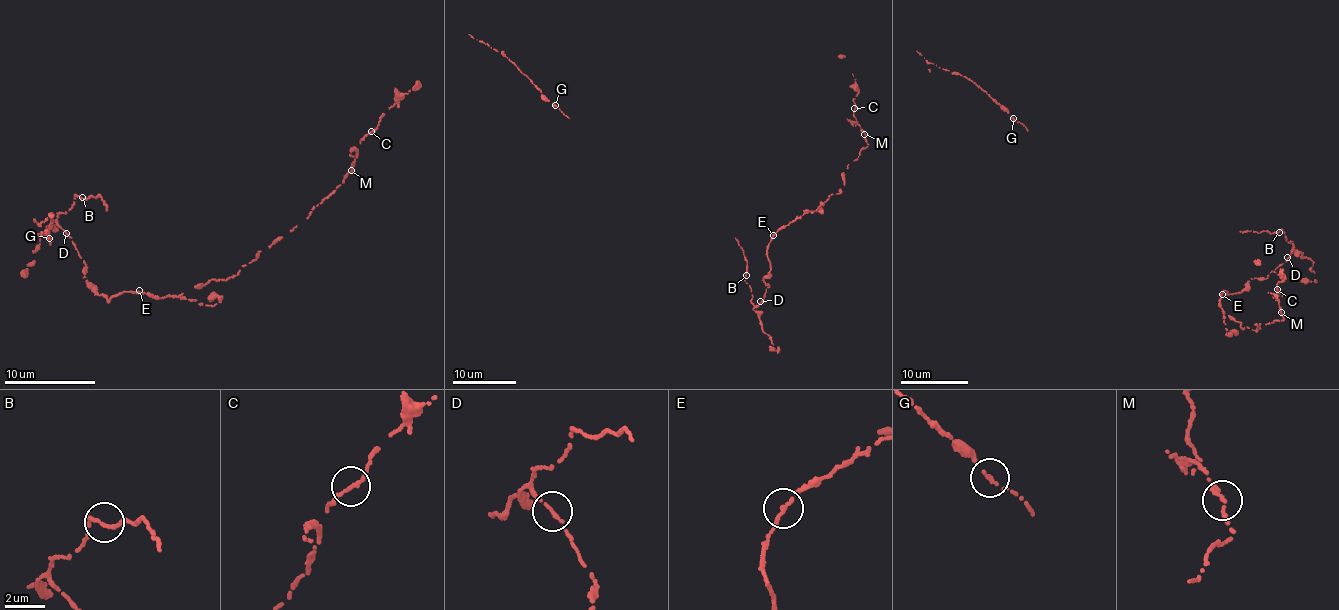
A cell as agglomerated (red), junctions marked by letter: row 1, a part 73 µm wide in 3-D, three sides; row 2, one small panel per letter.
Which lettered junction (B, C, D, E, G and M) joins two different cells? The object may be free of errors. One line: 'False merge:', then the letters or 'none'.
False merge: none

